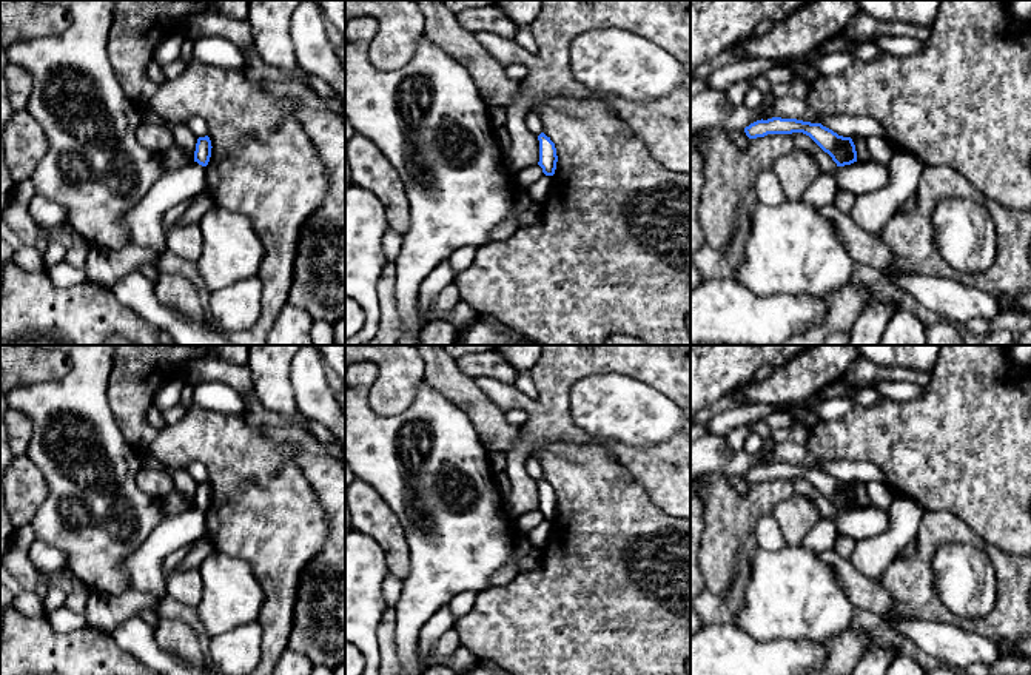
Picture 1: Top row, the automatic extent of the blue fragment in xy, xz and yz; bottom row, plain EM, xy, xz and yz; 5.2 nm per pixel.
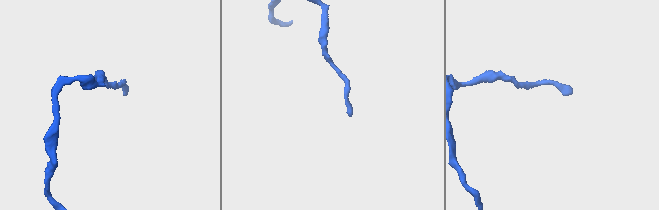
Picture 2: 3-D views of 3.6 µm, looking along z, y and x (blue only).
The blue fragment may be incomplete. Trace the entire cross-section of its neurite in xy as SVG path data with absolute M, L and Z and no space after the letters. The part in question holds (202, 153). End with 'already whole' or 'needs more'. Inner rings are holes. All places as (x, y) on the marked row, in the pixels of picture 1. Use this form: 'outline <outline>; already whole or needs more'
outline M208 136L199 137L194 151L194 162L202 166L207 166L211 157L211 140Z; already whole

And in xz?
outline M544 133L538 136L539 140L539 162L538 165L542 168L546 176L553 176L556 170L556 148L555 143Z; already whole

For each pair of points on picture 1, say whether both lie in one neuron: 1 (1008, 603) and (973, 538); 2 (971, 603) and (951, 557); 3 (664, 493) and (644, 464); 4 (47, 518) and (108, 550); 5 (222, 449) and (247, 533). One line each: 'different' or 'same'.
1: same
2: same
3: same
4: same
5: same

